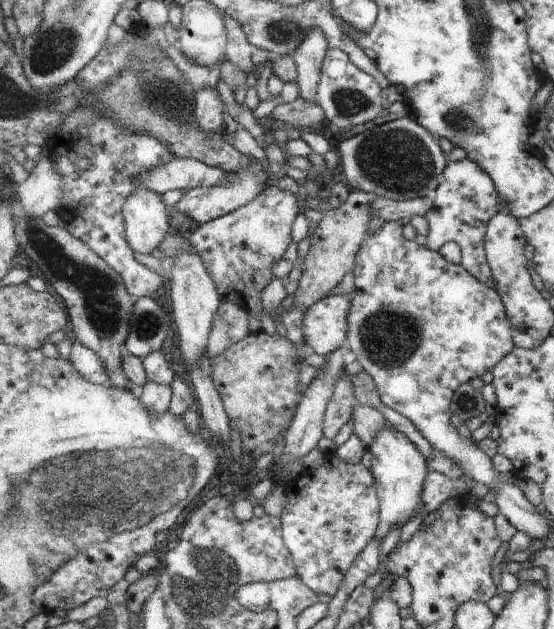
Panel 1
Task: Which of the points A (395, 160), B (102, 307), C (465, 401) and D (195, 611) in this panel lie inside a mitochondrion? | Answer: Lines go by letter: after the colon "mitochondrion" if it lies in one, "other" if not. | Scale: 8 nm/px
A: mitochondrion
B: mitochondrion
C: mitochondrion
D: mitochondrion

